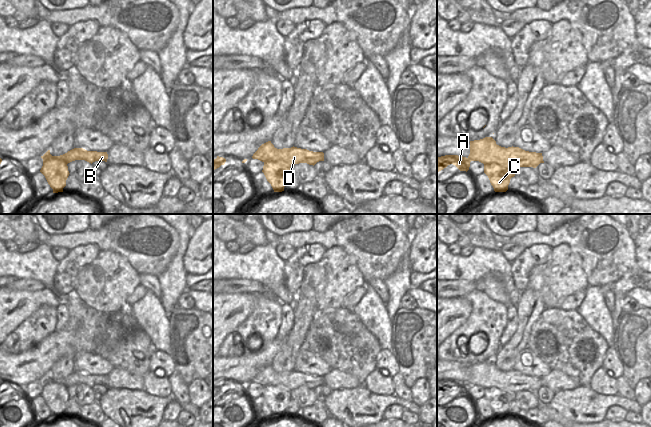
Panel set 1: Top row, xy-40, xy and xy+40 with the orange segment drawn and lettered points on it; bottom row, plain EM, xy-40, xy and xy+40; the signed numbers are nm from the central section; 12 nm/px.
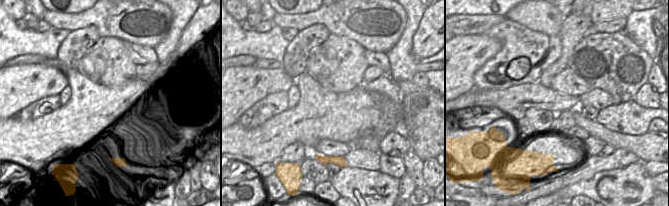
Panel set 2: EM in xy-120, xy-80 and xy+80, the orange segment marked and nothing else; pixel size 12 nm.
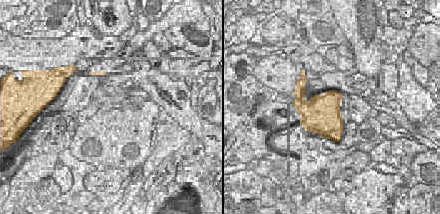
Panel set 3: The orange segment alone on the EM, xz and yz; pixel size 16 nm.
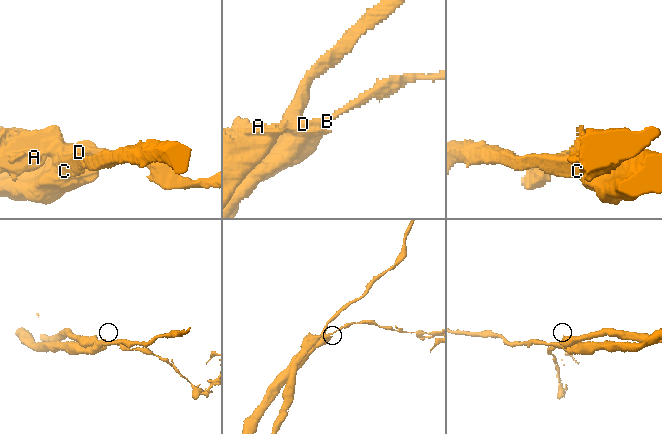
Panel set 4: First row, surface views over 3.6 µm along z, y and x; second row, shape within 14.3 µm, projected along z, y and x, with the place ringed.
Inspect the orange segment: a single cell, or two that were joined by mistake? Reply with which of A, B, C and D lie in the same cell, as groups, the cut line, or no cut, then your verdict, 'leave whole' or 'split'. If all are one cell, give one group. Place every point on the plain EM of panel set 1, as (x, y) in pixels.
A / B C D; cut in xy+40 along (495, 367), (490, 370), (490, 381), (493, 384), (484, 388); split

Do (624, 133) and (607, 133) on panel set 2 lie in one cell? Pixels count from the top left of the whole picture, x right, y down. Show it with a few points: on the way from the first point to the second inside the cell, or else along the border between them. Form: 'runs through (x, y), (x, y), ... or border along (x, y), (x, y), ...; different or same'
runs through (620, 133), (611, 133); same

